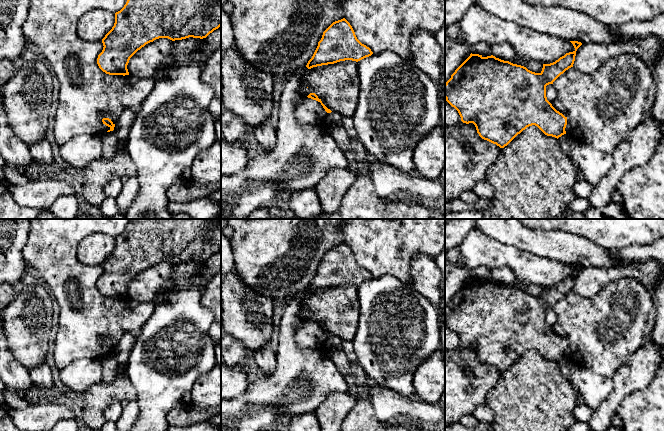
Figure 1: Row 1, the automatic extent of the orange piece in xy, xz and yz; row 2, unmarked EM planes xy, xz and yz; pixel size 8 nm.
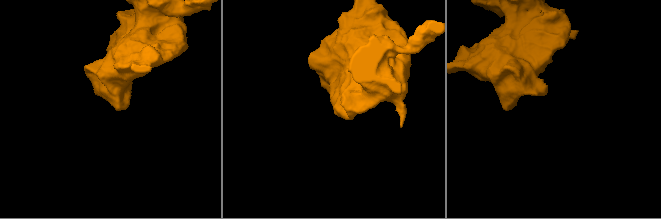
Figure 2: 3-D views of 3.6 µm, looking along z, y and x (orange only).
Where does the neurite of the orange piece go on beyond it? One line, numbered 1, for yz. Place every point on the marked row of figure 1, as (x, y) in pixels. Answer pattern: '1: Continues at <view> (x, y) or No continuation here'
1: No continuation here

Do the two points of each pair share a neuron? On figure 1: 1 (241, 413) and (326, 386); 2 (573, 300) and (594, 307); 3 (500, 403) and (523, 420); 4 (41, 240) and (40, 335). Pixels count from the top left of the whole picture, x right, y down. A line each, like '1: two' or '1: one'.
1: one
2: one
3: one
4: two

